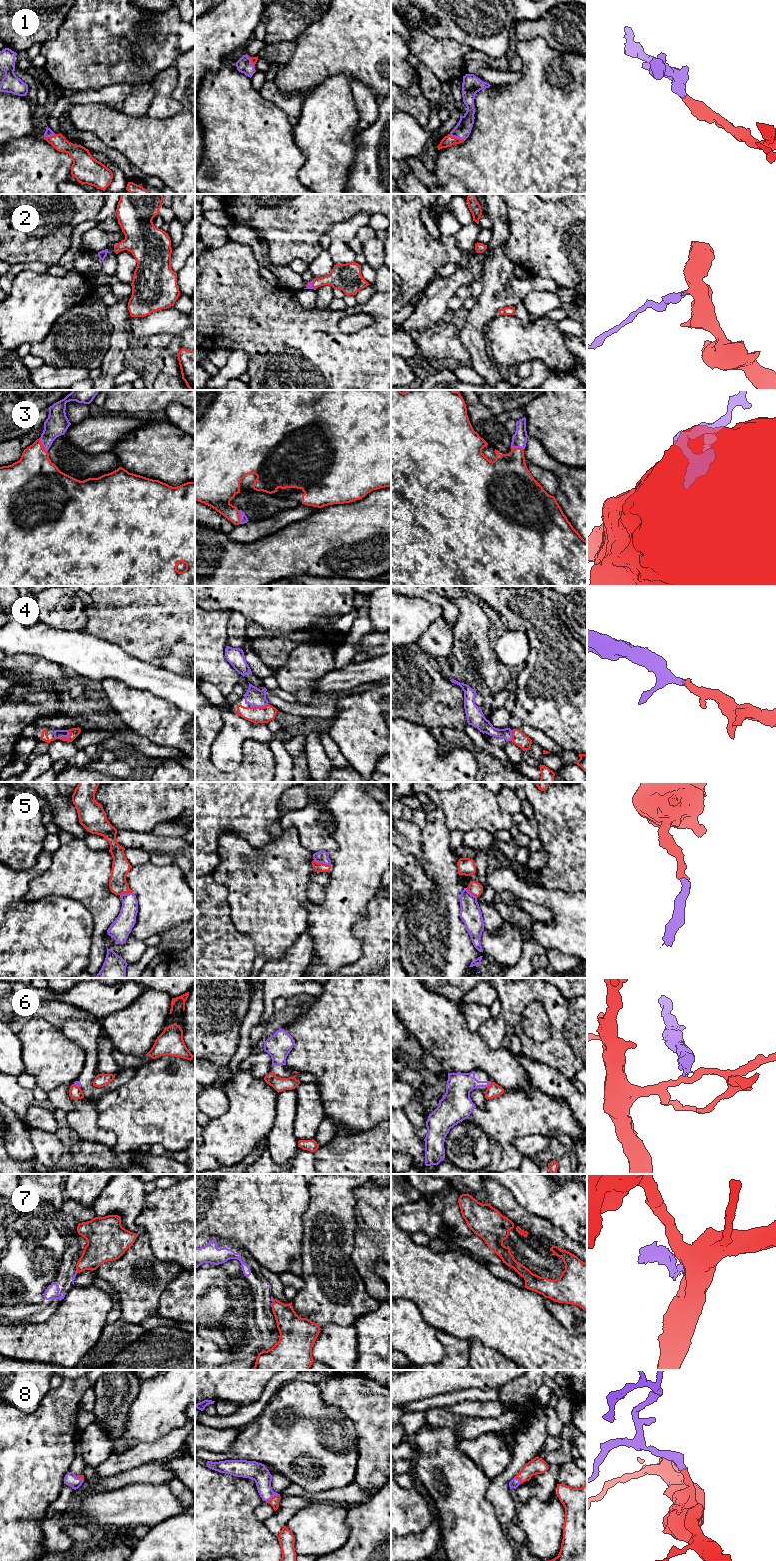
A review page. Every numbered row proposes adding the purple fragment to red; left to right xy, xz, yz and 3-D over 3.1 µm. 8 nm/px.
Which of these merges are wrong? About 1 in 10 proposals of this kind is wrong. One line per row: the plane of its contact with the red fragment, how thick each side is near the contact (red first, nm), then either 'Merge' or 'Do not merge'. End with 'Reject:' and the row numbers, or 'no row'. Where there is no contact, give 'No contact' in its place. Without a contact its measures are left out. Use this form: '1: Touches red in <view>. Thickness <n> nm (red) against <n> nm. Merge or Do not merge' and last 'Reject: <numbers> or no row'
1: Touches red in yz. Thickness 90 nm (red) against 130 nm. Merge
2: Touches red in xz. Thickness 200 nm (red) against 30 nm. Merge
3: Touches red in xz. Thickness 220 nm (red) against 60 nm. Merge
4: Touches red in xy. Thickness 80 nm (red) against 70 nm. Merge
5: Touches red in xz. Thickness 80 nm (red) against 100 nm. Merge
6: Touches red in yz. Thickness 110 nm (red) against 200 nm. Do not merge
7: Touches red in xz. Thickness 220 nm (red) against 20 nm. Do not merge
8: Touches red in xz. Thickness 80 nm (red) against 150 nm. Merge
Reject: 6, 7

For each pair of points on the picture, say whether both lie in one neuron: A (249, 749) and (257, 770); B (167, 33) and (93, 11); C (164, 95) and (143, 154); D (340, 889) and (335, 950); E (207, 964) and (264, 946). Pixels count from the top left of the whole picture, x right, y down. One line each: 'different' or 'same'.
A: same
B: same
C: different
D: same
E: different

